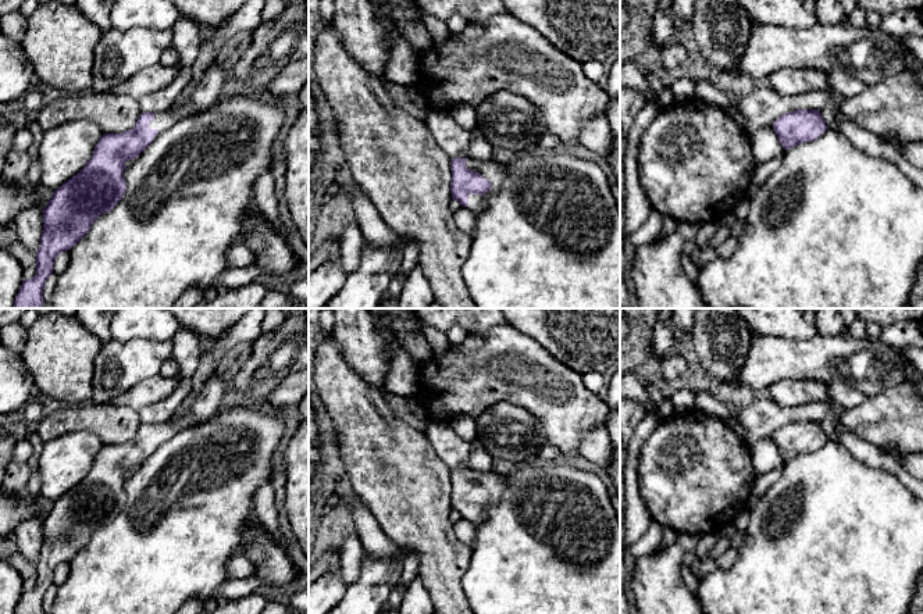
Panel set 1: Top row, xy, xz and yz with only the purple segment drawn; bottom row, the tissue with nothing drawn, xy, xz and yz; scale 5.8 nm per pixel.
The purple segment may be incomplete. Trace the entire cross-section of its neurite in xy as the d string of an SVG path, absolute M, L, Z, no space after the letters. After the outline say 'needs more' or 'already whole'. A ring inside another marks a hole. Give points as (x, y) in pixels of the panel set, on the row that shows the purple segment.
M214 63L204 72L188 100L178 108L171 107L168 111L154 114L142 113L129 131L122 133L104 133L100 138L88 164L76 175L56 189L51 199L42 210L43 231L40 246L36 251L36 275L31 279L24 279L13 308L43 308L44 282L53 274L53 264L57 256L63 251L68 251L76 244L89 231L90 225L101 214L111 211L124 197L126 192L124 179L125 163L138 157L154 138L170 129L178 121L210 108L221 99L224 82L225 75Z | needs more

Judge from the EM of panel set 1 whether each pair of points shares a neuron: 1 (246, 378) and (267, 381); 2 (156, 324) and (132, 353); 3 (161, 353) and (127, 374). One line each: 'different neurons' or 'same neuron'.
1: same neuron
2: different neurons
3: same neuron

